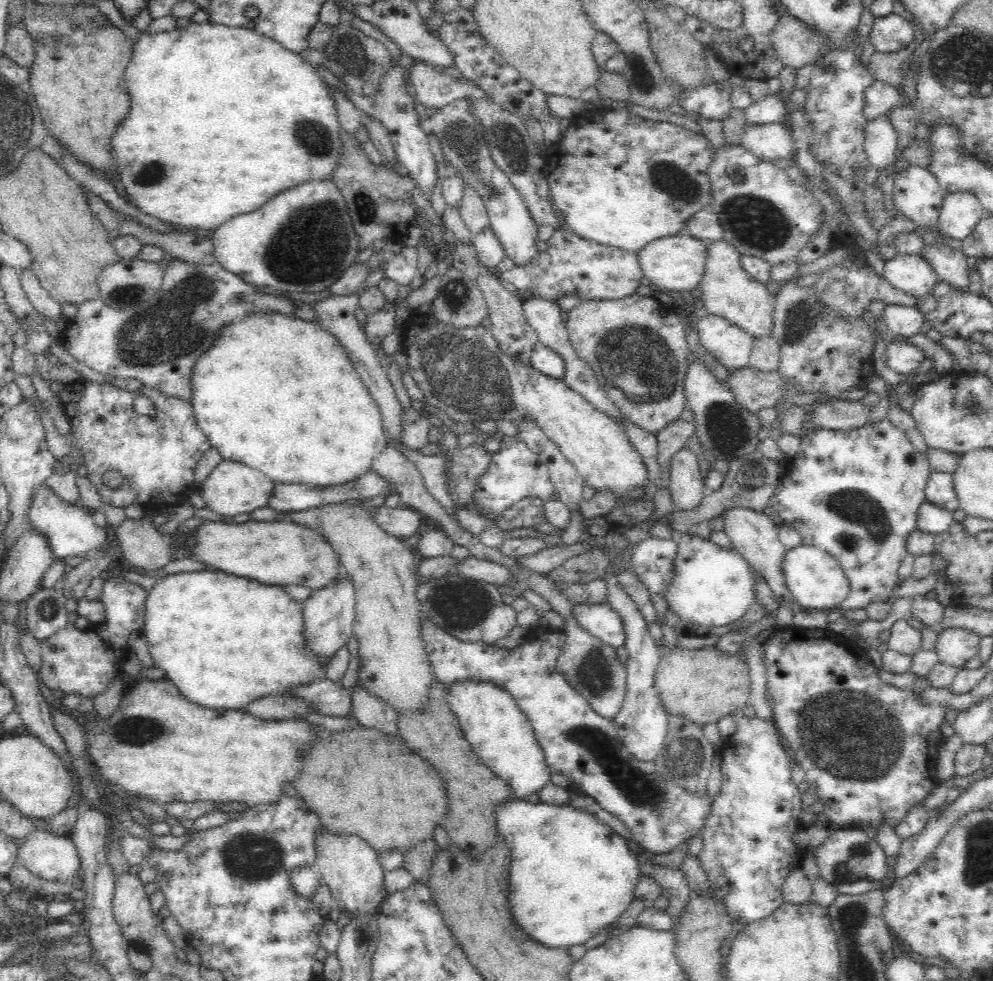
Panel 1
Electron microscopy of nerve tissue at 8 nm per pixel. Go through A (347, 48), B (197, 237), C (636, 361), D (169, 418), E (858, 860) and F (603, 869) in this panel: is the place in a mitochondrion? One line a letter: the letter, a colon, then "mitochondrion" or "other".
A: mitochondrion
B: other
C: mitochondrion
D: other
E: mitochondrion
F: other

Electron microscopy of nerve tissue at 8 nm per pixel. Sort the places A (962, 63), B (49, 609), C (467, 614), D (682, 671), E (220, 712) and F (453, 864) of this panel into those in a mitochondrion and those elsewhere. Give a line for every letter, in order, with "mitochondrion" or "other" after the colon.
A: mitochondrion
B: mitochondrion
C: mitochondrion
D: other
E: other
F: other

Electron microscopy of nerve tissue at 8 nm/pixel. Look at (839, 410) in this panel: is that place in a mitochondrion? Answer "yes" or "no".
no

